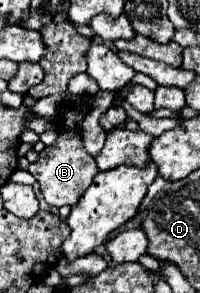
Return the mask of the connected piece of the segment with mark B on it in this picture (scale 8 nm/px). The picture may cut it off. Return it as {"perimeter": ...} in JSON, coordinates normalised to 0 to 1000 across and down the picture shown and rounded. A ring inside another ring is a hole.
{"perimeter":[[[295,352],[285,399],[275,399],[285,481],[225,502],[195,522],[195,543],[135,570],[135,584],[185,611],[225,686],[265,706],[375,700],[405,679],[405,666],[445,645],[465,604],[495,584],[475,570],[475,543],[425,515],[405,474],[405,420],[445,379],[455,379],[455,352]]]}

